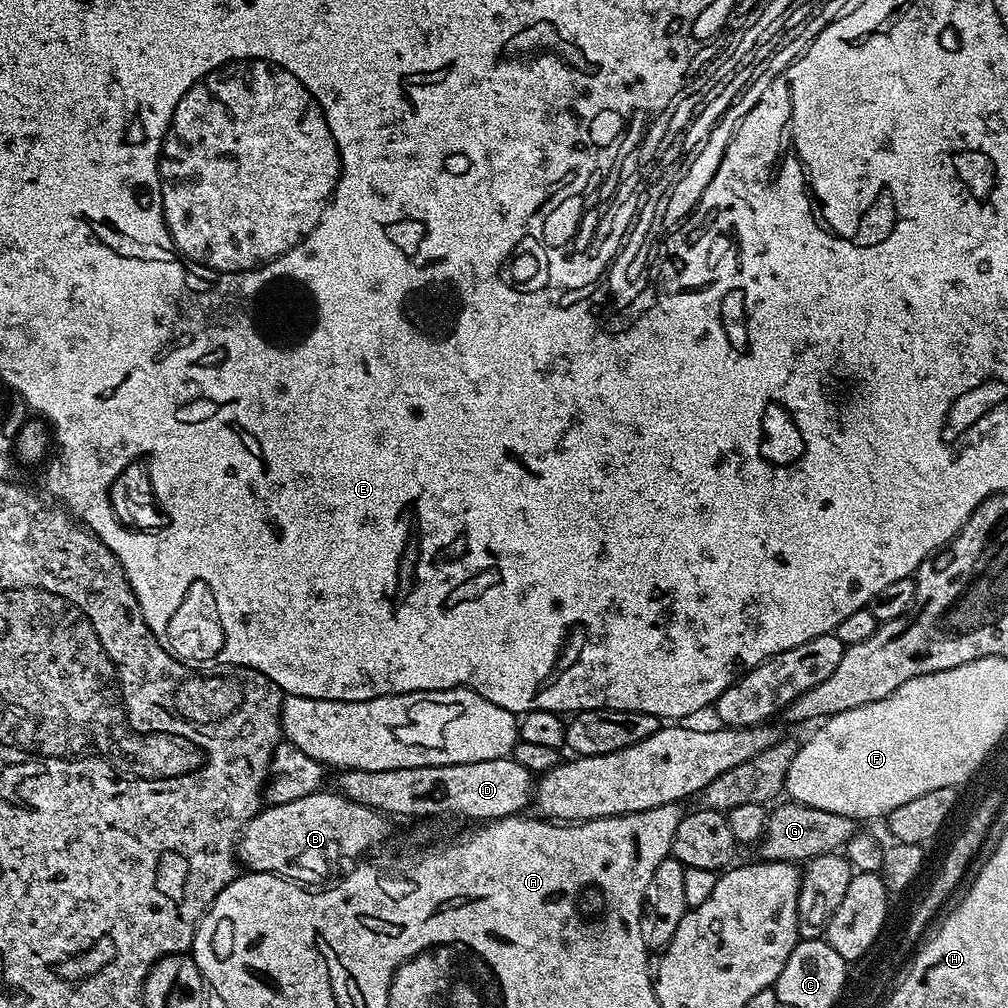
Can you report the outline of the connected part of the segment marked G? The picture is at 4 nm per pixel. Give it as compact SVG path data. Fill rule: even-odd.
M777 803L771 809L768 824L764 827L764 837L758 845L761 861L807 862L815 856L830 856L839 853L847 845L849 838L858 831L857 821L850 816L818 810L805 804L787 803Z

